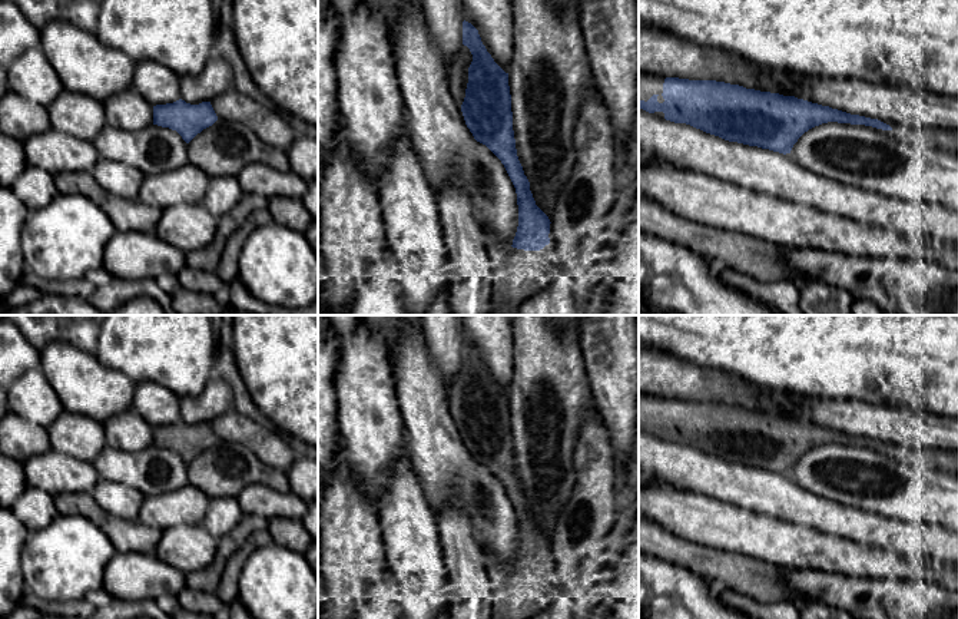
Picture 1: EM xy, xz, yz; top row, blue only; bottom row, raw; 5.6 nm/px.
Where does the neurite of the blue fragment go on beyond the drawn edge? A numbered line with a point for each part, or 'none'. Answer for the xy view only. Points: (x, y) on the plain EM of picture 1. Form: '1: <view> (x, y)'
none

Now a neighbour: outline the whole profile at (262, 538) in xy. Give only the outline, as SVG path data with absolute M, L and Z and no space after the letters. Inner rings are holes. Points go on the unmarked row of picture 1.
M268 529L255 532L251 539L239 546L239 549L229 557L215 590L216 596L225 605L231 605L233 600L239 599L239 575L249 555L259 547L271 544L272 540Z

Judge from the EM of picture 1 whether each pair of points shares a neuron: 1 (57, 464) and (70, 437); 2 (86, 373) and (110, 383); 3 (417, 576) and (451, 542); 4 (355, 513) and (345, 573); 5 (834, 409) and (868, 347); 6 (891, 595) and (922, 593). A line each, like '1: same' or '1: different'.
1: different
2: same
3: different
4: same
5: different
6: same

